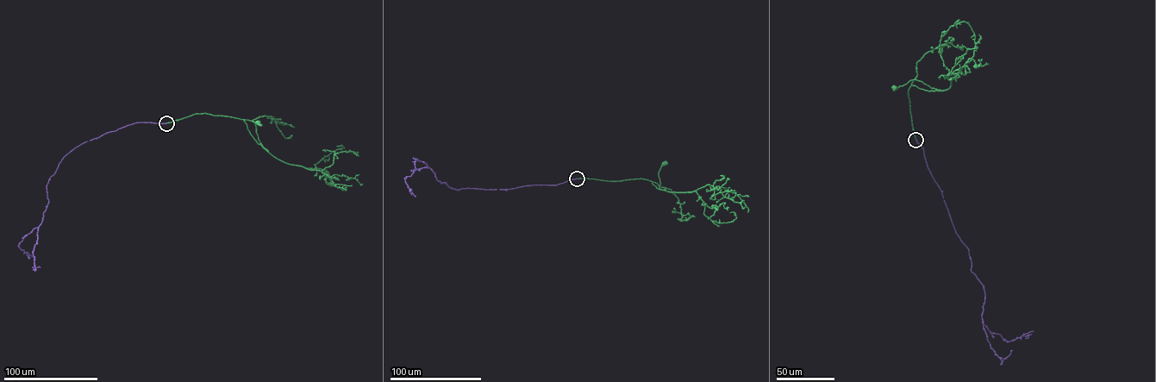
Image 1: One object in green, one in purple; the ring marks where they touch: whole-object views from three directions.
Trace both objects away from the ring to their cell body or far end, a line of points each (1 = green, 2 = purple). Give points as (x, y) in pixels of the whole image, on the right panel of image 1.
1: (916, 139), (908, 90), (911, 84), (929, 90), (935, 89), (913, 79), (894, 88)
2: (916, 140), (955, 233), (968, 249), (971, 271), (983, 285), (983, 322), (1008, 341), (1034, 331)

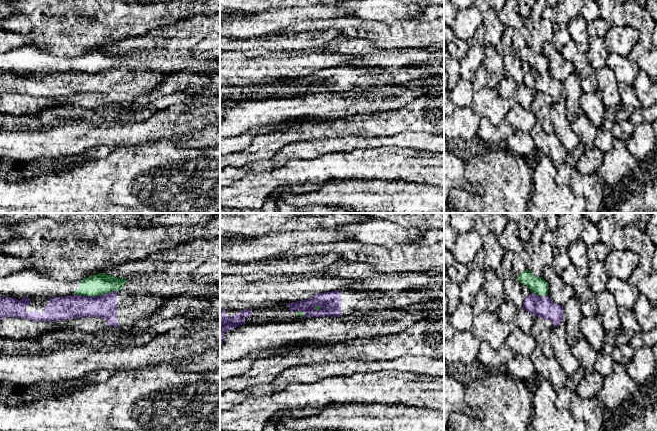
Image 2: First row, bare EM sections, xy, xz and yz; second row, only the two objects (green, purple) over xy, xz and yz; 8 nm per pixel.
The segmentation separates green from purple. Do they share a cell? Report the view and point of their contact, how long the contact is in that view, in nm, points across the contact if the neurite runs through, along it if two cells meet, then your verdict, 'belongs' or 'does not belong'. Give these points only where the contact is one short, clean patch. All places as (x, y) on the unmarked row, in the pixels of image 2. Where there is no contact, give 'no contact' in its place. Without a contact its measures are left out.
xy (95, 71) | 340 nm | along xy (116, 66), (93, 72), (74, 71) | does not belong

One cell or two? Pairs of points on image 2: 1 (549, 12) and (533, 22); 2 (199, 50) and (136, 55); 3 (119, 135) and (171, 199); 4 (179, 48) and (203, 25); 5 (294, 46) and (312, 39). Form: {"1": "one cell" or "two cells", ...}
{"1": "two cells", "2": "one cell", "3": "two cells", "4": "one cell", "5": "one cell"}

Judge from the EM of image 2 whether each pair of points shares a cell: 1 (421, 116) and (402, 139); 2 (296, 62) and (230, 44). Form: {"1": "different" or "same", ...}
{"1": "different", "2": "different"}

